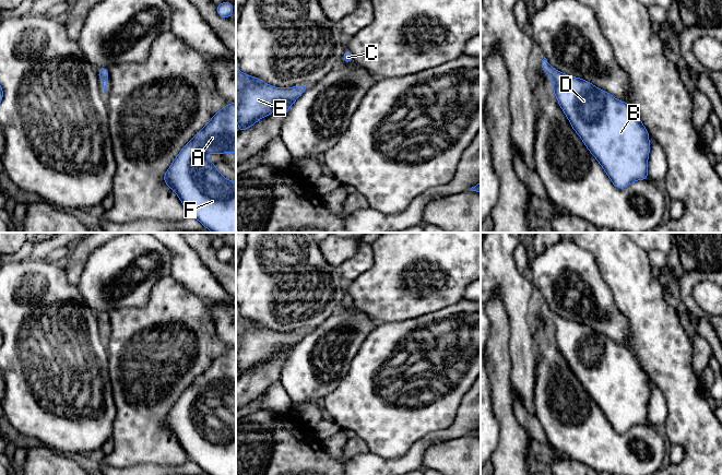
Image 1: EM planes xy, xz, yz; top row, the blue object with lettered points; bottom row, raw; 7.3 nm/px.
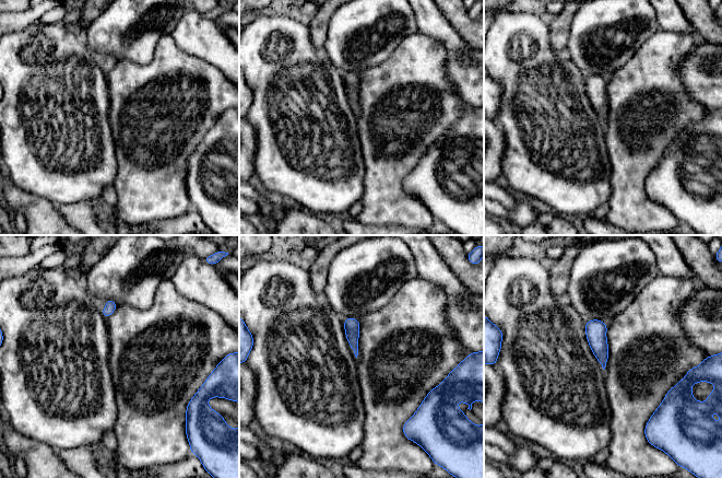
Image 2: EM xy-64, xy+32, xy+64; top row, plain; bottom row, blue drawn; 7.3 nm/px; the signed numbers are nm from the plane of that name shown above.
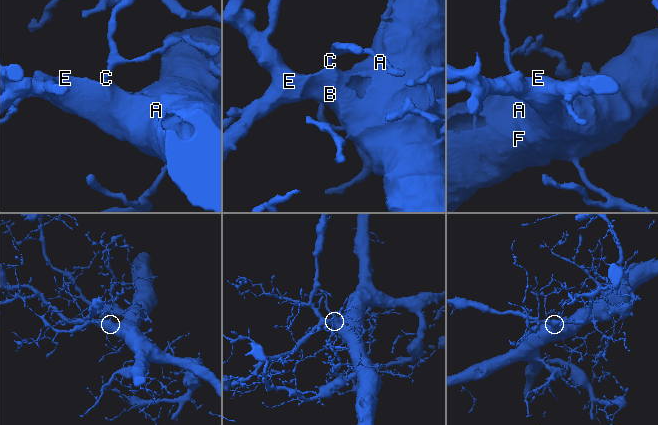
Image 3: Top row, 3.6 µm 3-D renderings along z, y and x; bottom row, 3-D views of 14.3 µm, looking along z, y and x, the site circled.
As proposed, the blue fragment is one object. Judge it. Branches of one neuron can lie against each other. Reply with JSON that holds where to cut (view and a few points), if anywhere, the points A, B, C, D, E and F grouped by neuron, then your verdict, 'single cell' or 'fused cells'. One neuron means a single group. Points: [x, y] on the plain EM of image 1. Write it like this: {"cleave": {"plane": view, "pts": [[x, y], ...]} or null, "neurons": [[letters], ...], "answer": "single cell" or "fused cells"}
{"cleave": null, "neurons": [["A", "B", "C", "D", "E", "F"]], "answer": "single cell"}

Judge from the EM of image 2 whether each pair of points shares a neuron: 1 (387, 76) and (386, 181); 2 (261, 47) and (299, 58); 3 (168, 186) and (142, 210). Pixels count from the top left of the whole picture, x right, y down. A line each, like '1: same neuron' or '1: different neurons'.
1: same neuron
2: same neuron
3: same neuron

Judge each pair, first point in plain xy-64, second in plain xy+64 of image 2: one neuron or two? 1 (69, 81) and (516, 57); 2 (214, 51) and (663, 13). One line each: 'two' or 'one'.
1: one
2: one

